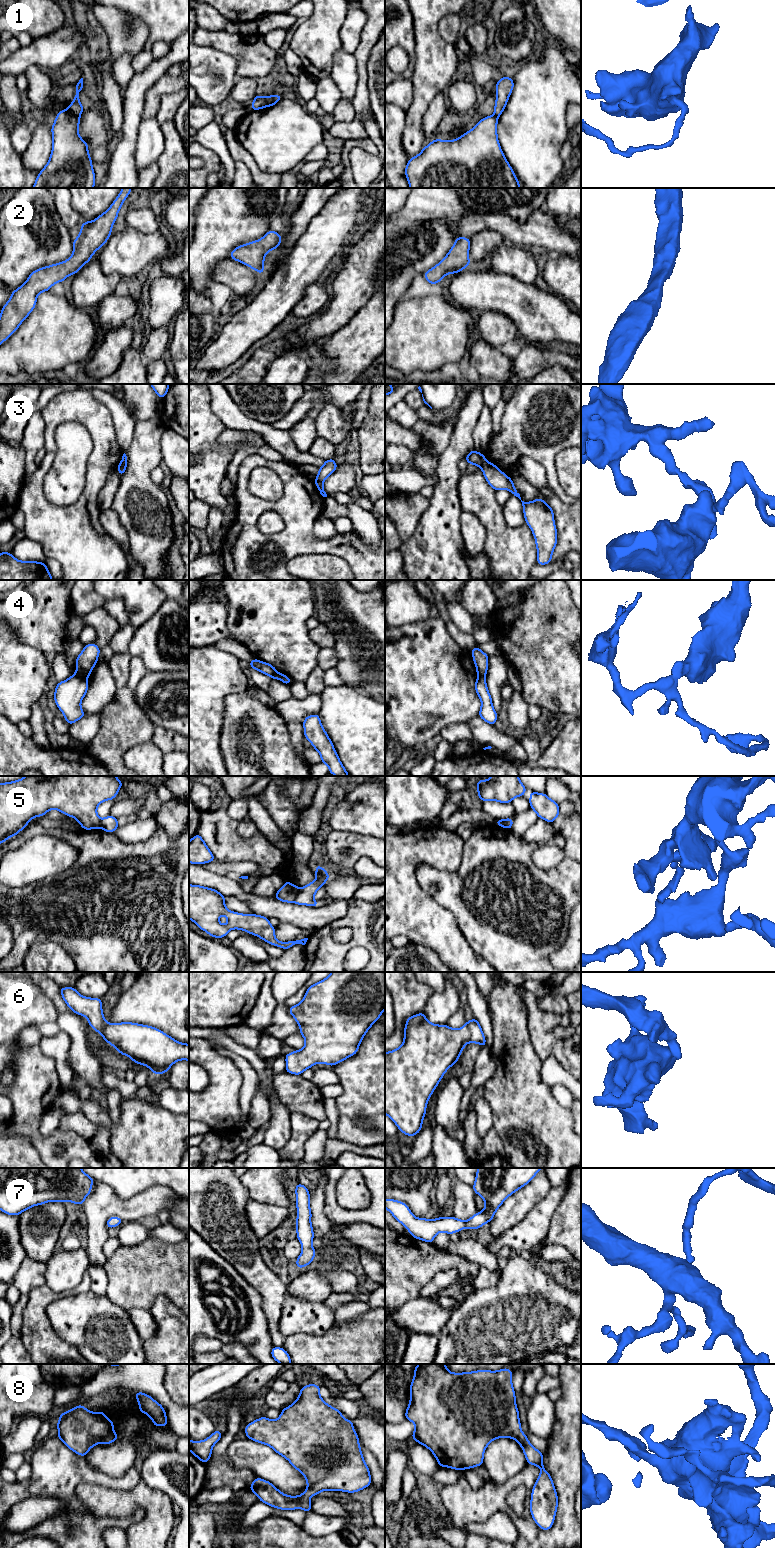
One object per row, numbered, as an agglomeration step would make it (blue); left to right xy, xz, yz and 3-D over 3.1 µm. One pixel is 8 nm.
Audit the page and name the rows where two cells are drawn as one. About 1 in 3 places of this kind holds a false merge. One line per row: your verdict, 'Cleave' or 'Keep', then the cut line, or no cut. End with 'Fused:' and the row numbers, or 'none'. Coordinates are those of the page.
1: Cleave. Split along xy (67, 109), (79, 116)
2: Keep. No split
3: Cleave. Split along xz (315, 480), (322, 483)
4: Cleave. Split along xy (76, 672), (85, 678)
5: Cleave. Split along xz (298, 888), (296, 898), (293, 901)
6: Keep. No split
7: Keep. No split
8: Keep. No split
Fused: 1, 3, 4, 5

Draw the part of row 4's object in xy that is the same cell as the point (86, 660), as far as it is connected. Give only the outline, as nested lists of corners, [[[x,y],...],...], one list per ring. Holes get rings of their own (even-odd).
[[[95,643],[85,645],[76,658],[76,671],[84,678],[88,678],[98,661],[100,648]]]

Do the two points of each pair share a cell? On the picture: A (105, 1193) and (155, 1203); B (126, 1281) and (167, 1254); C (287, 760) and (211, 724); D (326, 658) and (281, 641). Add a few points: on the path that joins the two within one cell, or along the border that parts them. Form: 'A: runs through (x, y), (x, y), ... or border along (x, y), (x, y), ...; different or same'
A: runs through (117, 1205), (143, 1205); same
B: runs through (136, 1276), (152, 1269), (157, 1264); same
C: border along (224, 705), (220, 752); different
D: border along (321, 648), (318, 654), (317, 665); different

